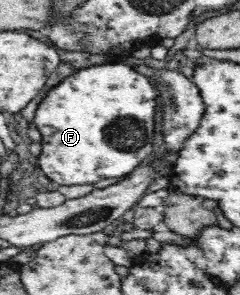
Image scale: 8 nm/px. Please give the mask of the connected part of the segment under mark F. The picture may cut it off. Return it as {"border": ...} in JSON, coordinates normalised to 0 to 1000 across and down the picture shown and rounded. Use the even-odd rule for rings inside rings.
{"border":[[[500,207],[438,210],[425,217],[392,217],[346,231],[313,234],[300,258],[267,264],[267,278],[242,278],[183,322],[175,346],[158,356],[129,420],[158,441],[171,461],[167,488],[175,508],[150,536],[150,559],[175,580],[175,590],[204,603],[217,620],[242,631],[333,631],[392,627],[421,610],[454,603],[500,603],[542,593],[588,553],[604,553],[629,536],[633,495],[642,495],[642,393],[650,393],[650,325],[658,325],[658,295],[633,285],[633,271],[600,251],[567,241],[542,220],[525,220]]]}

